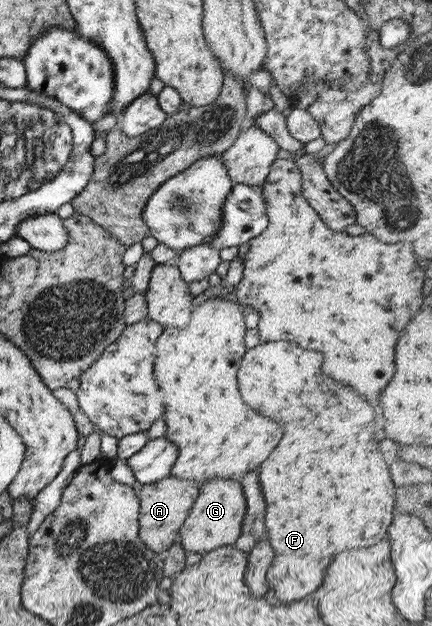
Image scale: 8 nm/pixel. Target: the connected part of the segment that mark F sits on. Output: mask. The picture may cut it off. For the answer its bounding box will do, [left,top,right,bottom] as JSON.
[236,341,395,602]

